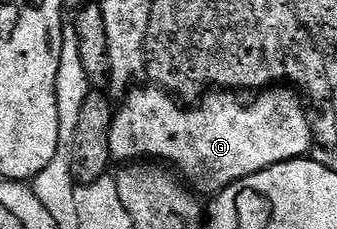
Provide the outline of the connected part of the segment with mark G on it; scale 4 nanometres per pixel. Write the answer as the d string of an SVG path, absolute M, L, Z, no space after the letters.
M272 86L260 91L256 95L259 97L249 101L248 104L242 104L235 97L238 95L234 91L212 90L198 101L197 106L180 106L176 97L164 92L161 88L139 87L132 87L122 97L123 105L120 108L118 105L111 117L109 150L112 161L166 162L196 193L224 192L230 184L236 184L238 180L243 180L246 176L252 176L278 164L286 164L289 160L306 157L310 153L307 151L310 150L311 144L313 145L312 117L310 115L307 117L300 93L290 87Z

